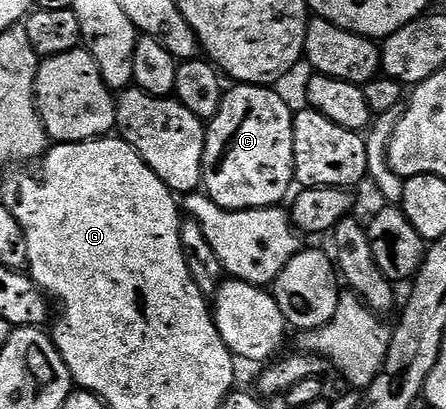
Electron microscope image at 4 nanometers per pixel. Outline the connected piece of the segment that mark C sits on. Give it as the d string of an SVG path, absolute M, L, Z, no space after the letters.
M233 84L224 94L222 107L218 111L218 115L214 115L211 121L207 122L202 189L211 201L218 203L218 207L222 207L223 209L271 209L279 206L281 204L280 200L282 200L291 189L291 193L293 192L294 178L296 175L296 168L294 167L294 127L292 126L294 109L291 109L291 107L275 93L276 91L275 88L262 85Z

